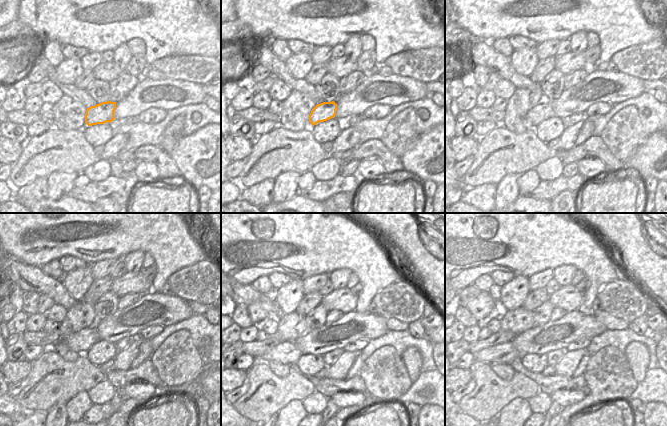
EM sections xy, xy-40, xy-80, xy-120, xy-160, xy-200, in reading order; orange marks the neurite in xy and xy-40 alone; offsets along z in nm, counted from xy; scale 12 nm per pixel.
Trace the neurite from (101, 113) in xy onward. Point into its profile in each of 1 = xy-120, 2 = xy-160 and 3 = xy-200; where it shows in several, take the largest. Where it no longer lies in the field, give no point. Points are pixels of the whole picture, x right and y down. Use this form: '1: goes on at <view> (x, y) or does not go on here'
1: goes on at xy-120 (83, 340)
2: goes on at xy-160 (286, 352)
3: goes on at xy-200 (505, 353)

